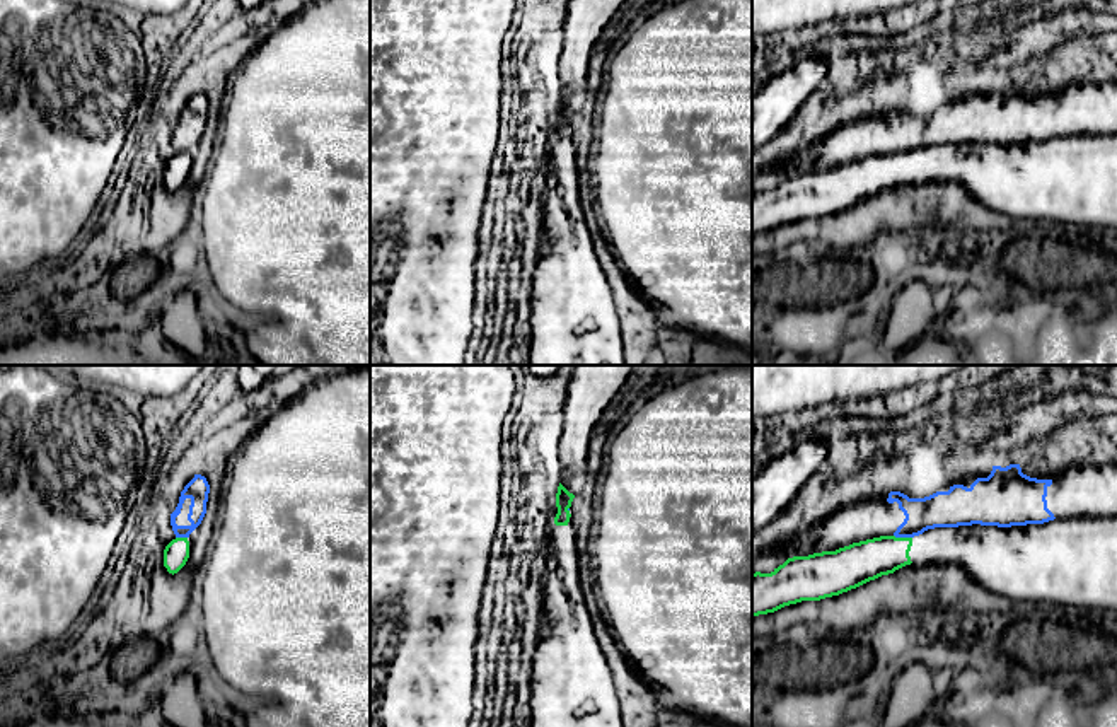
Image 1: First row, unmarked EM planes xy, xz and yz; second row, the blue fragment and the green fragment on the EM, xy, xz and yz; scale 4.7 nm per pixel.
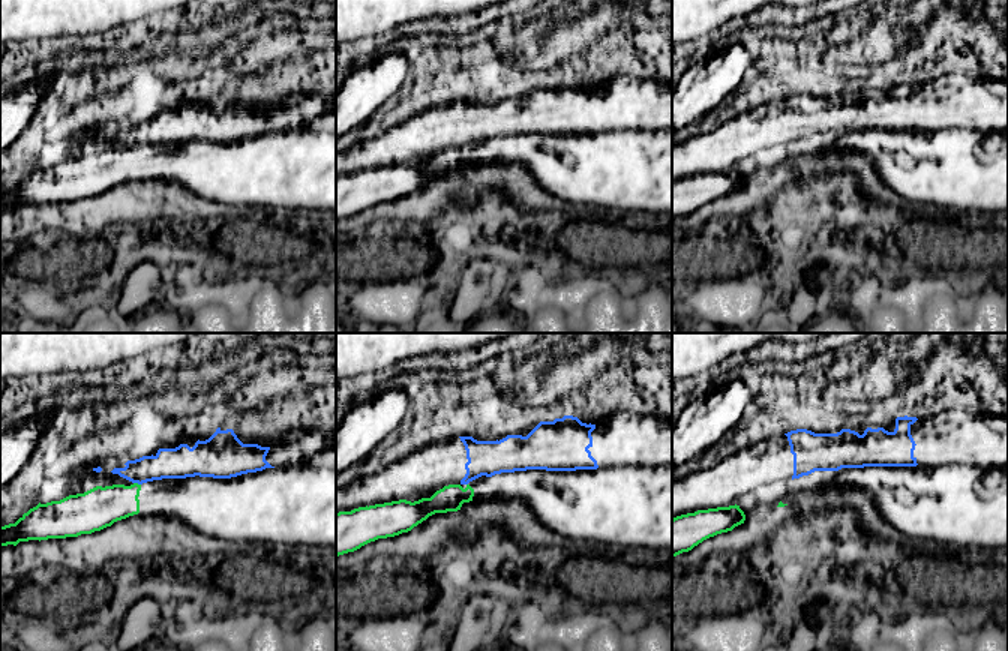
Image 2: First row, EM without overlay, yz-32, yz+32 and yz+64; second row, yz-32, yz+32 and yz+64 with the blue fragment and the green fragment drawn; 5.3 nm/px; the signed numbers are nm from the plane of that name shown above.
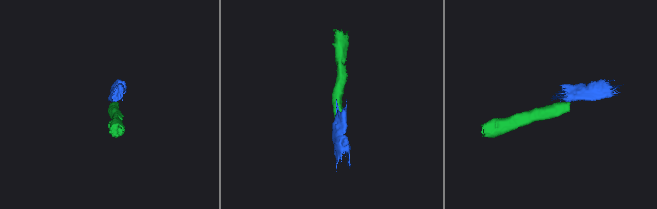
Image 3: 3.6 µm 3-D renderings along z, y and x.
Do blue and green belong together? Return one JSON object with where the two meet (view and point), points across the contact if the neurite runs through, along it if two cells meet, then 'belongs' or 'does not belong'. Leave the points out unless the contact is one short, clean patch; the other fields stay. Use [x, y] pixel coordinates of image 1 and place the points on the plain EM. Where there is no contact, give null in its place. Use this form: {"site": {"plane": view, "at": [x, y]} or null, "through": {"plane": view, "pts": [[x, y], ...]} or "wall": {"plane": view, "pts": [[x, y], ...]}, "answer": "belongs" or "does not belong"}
{"site": {"plane": "yz", "at": [902, 154]}, "wall": {"plane": "yz", "pts": [[894, 152], [911, 156]]}, "answer": "does not belong"}

